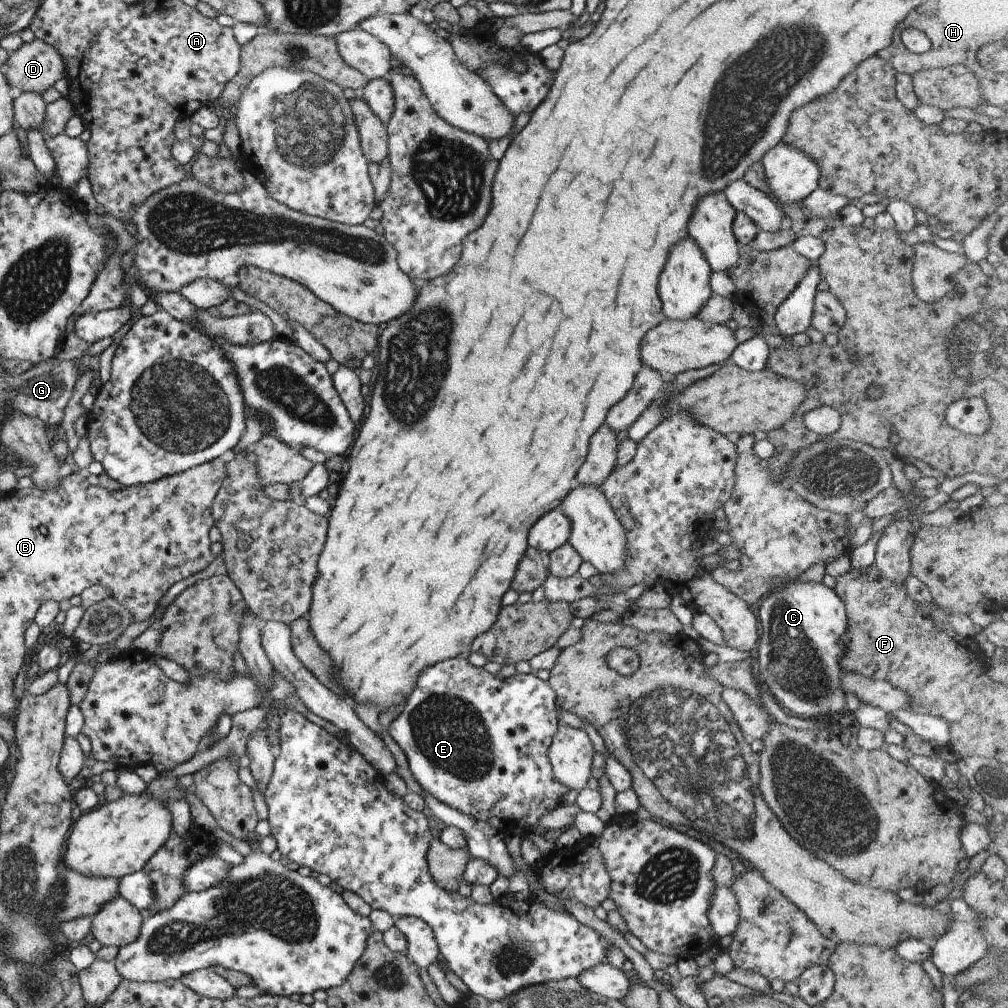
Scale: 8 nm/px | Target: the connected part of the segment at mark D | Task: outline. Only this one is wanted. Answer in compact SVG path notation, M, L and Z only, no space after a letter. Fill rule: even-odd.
M37 38L21 44L8 55L5 63L7 84L21 92L41 94L57 80L65 78L65 64L57 50Z

